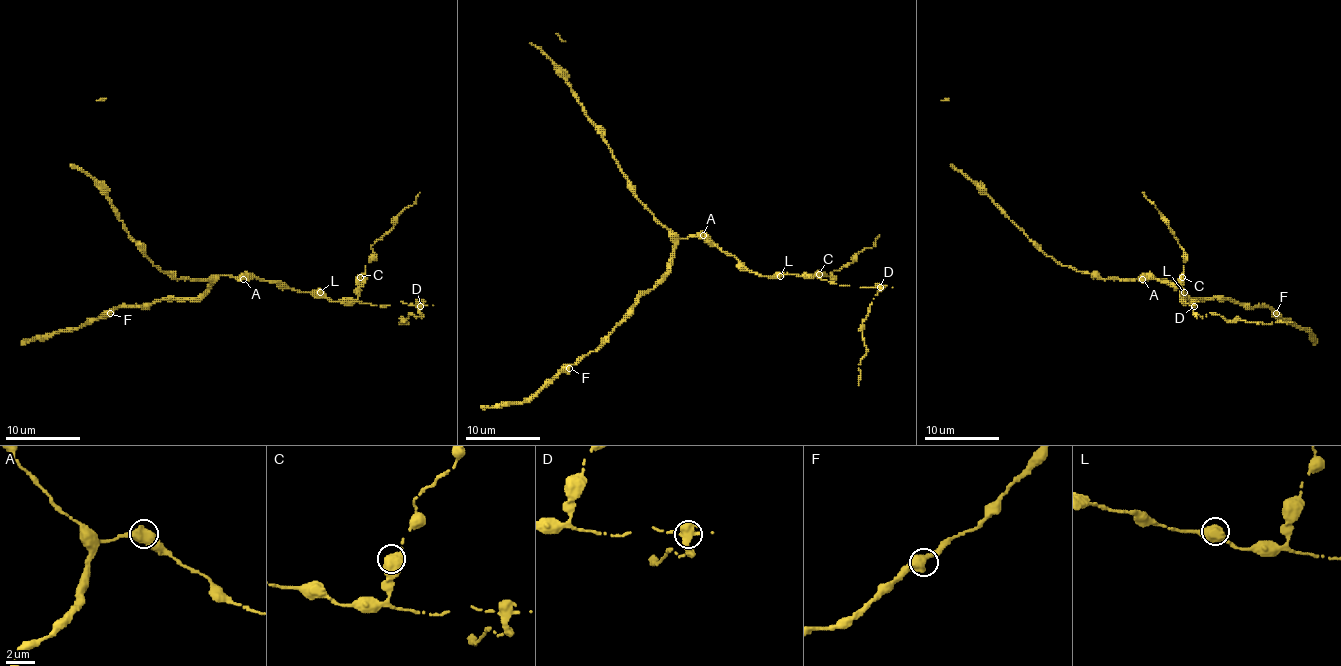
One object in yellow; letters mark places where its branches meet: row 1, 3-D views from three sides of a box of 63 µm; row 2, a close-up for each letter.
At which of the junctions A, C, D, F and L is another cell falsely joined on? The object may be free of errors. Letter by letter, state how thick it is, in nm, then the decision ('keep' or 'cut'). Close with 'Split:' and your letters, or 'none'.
A: 480 nm thick; keep
C: 550 nm thick; keep
D: 550 nm thick; cut
F: 480 nm thick; keep
L: 500 nm thick; keep
Split: D

